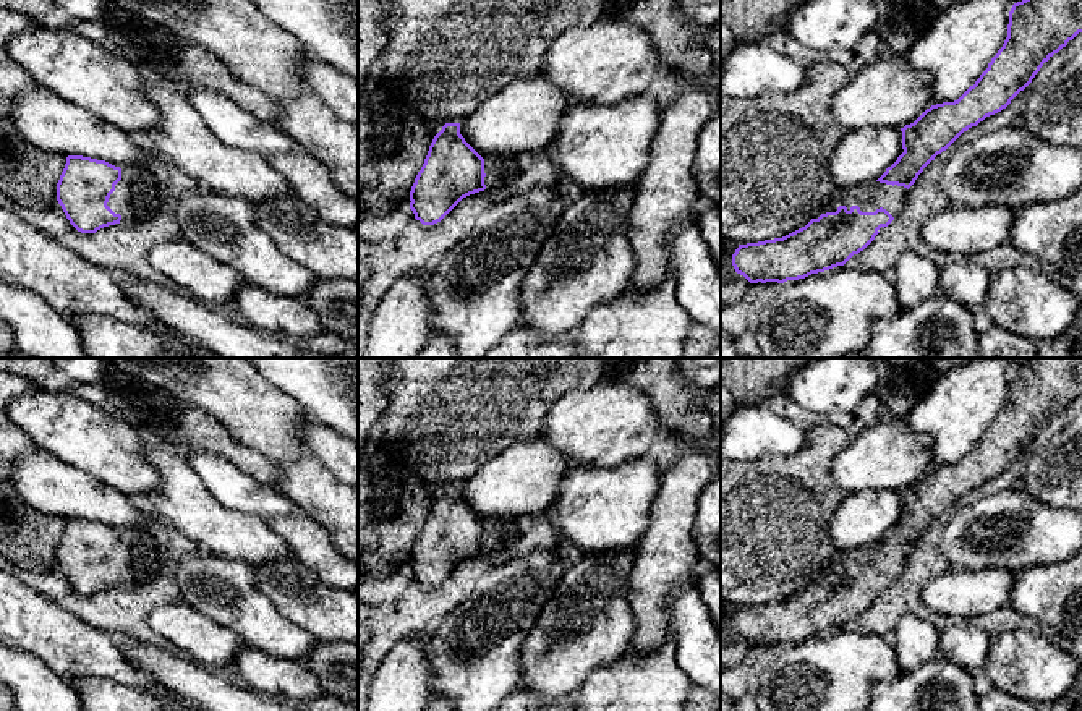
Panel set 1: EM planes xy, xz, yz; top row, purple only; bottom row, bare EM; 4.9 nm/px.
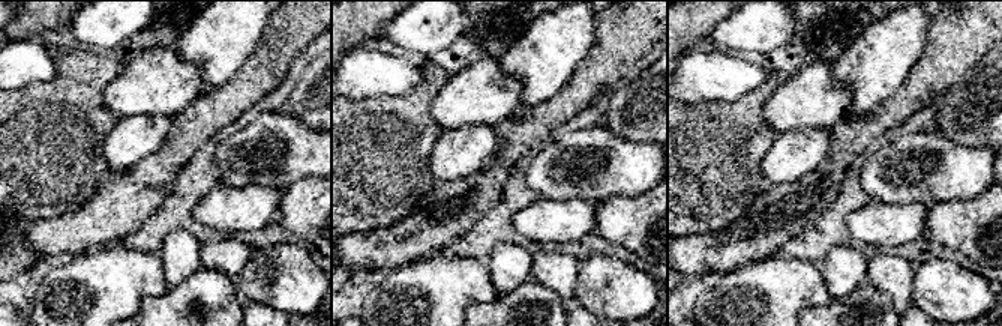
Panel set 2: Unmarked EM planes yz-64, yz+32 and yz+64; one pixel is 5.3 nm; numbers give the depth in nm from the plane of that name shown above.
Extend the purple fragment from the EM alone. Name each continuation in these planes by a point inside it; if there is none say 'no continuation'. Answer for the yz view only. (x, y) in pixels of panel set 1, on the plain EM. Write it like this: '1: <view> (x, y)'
1: yz (872, 559)

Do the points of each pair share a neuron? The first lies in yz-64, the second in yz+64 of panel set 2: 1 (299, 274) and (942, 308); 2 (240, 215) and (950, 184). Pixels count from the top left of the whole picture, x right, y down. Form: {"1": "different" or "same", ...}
{"1": "same", "2": "different"}

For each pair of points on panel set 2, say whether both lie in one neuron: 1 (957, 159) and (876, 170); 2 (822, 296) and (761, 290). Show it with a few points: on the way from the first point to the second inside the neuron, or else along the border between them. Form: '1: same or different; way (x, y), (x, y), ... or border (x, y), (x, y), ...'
1: same; way (938, 172), (917, 188), (908, 188), (896, 176)
2: same; way (807, 290), (776, 290)

